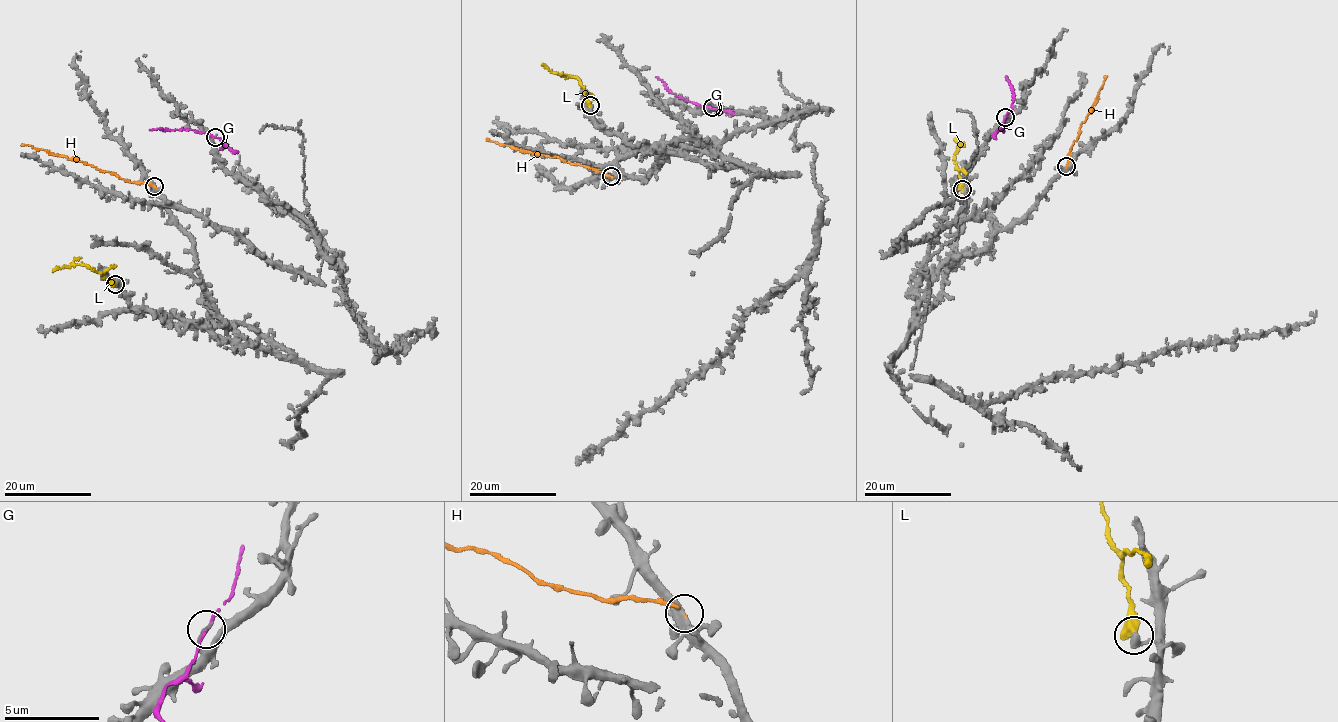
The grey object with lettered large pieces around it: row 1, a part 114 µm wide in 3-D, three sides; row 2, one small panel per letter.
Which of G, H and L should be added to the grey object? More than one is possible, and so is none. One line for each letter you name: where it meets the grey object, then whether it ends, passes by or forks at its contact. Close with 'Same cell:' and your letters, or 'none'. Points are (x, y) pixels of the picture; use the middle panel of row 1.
Same cell: none

